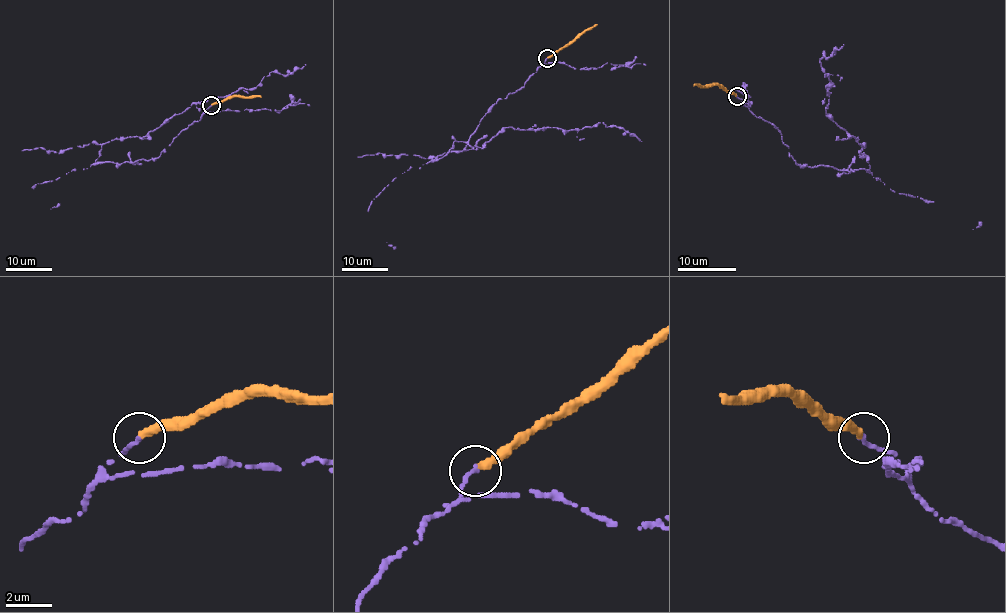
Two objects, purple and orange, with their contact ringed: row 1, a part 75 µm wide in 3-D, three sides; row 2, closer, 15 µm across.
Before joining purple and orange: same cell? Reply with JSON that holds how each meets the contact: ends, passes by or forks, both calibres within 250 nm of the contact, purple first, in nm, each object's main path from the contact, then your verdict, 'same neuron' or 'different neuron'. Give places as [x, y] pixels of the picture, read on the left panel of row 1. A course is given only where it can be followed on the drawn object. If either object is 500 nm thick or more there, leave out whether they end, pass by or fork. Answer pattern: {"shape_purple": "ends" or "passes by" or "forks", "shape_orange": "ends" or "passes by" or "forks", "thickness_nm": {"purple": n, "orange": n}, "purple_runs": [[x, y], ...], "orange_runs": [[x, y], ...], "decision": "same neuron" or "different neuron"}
{"shape_purple": "ends", "shape_orange": "ends", "thickness_nm": {"purple": 220, "orange": 340}, "purple_runs": [[212, 105], [157, 158], [95, 160], [103, 143], [146, 137], [191, 105], [305, 65]], "orange_runs": [[212, 105], [233, 97], [261, 97]], "decision": "different neuron"}

